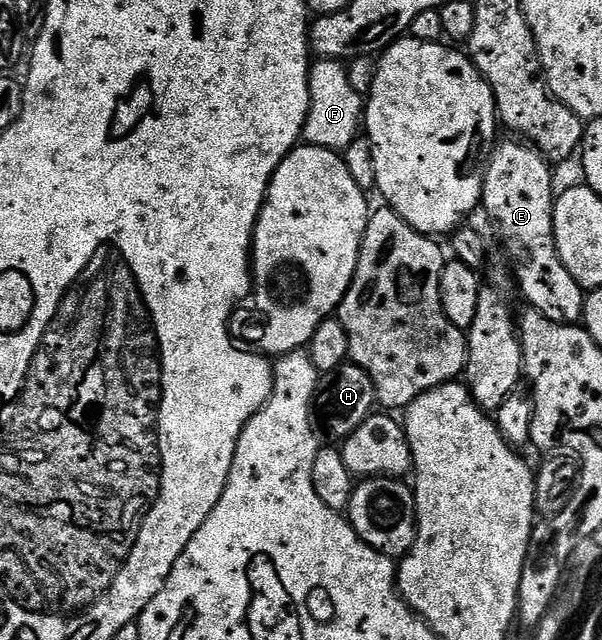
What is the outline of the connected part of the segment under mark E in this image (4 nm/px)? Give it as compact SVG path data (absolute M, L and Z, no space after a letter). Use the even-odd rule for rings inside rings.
M525 141L498 142L489 156L480 206L497 222L501 243L517 266L515 283L521 286L532 310L562 325L577 325L585 314L585 288L567 273L553 236L553 171L548 159Z

